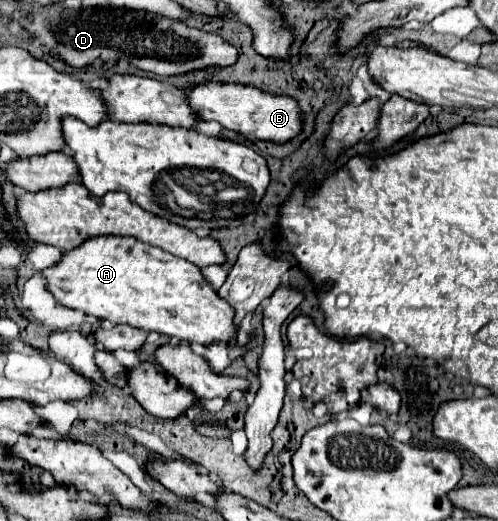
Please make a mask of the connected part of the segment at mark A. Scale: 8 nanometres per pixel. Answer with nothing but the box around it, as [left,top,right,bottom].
[42,236,238,346]

